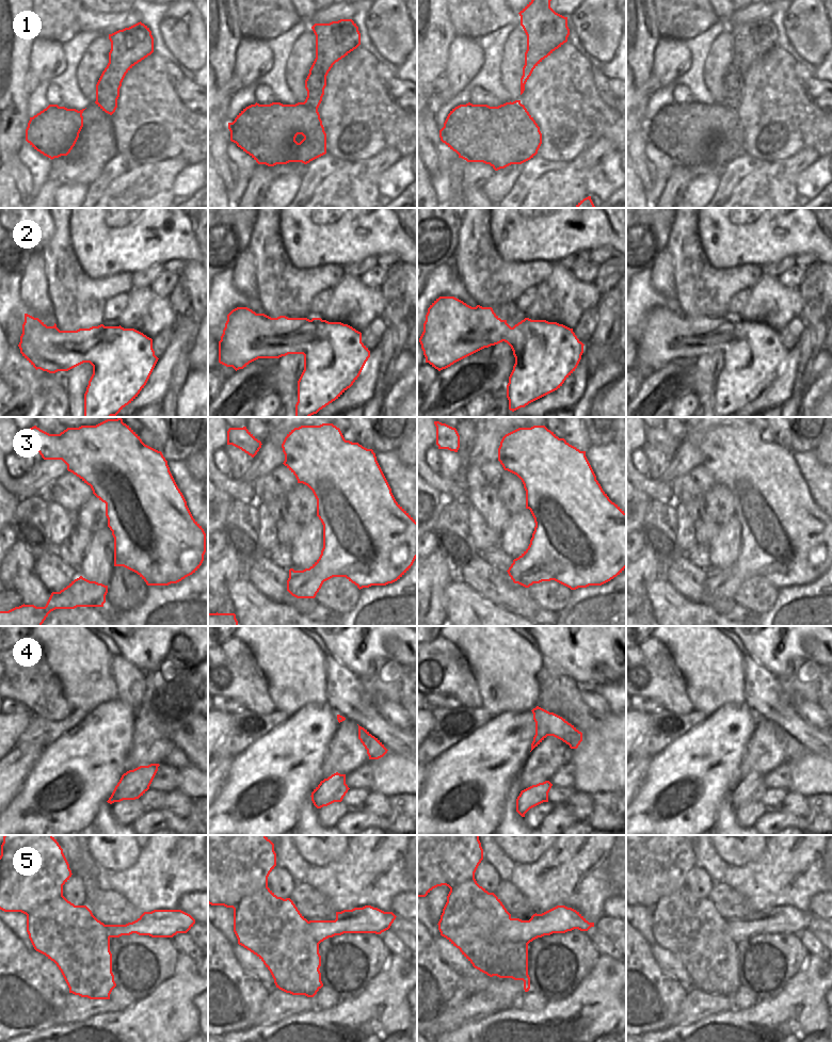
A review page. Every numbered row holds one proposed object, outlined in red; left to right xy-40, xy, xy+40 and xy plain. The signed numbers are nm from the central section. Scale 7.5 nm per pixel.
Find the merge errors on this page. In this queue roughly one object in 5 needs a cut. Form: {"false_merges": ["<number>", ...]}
{"false_merges": ["5"]}

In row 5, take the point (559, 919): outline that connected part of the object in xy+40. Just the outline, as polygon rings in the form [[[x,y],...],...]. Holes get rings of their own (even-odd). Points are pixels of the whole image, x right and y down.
[[[557,905],[542,914],[533,914],[529,920],[508,918],[496,936],[506,942],[527,942],[553,933],[565,933],[574,929],[588,931],[594,927],[579,912],[565,905]]]

